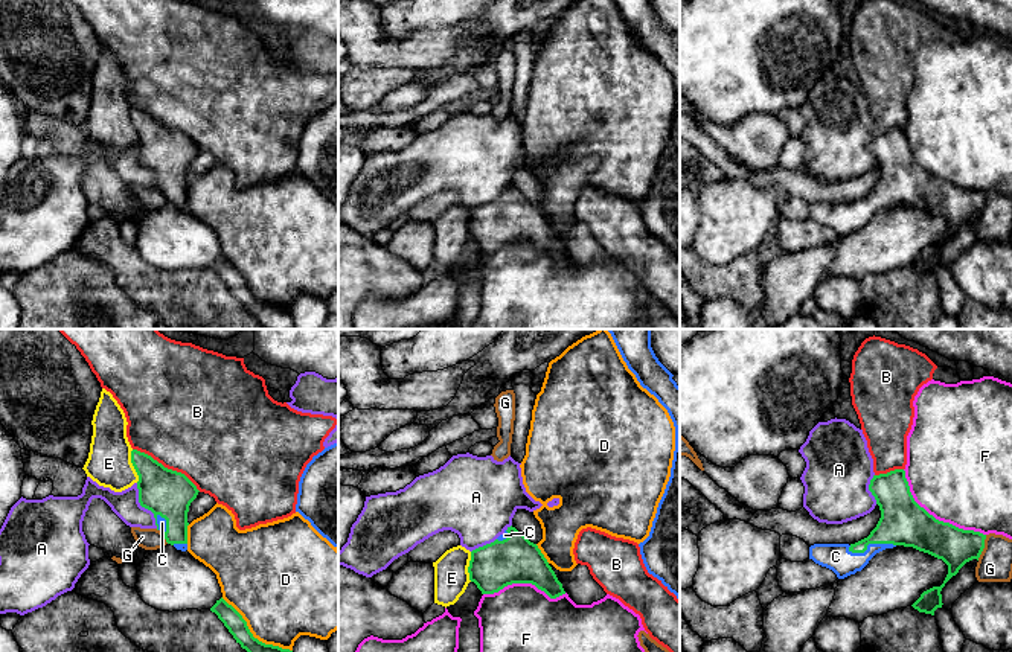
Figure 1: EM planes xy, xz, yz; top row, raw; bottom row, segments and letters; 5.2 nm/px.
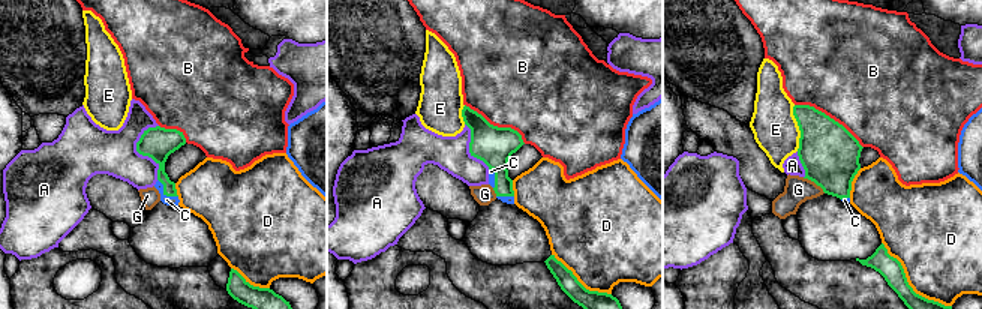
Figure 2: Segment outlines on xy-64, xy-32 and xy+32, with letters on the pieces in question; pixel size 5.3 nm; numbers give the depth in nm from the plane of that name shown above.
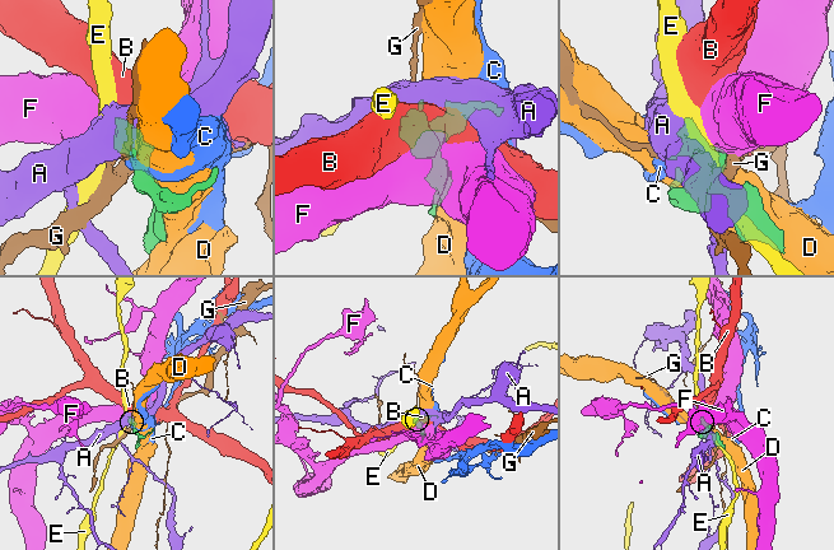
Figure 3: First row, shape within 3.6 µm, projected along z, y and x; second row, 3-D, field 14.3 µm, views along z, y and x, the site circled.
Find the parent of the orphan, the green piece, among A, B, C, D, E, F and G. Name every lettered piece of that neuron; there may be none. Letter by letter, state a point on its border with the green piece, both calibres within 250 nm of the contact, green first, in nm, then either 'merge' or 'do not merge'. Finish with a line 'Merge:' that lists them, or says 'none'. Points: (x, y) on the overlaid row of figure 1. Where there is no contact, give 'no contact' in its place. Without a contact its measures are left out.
A: contact xy (144, 506); calibres 240 and 150 nm; do not merge
B: contact xy (166, 468); calibres 240 and 480 nm; do not merge
C: contact yz (871, 543); calibres 240 and 140 nm; merge
D: contact xy (252, 636); calibres 100 and 440 nm; do not merge
E: contact xy (133, 465); calibres 240 and 240 nm; do not merge
F: contact yz (933, 517); calibres 240 and 500 nm; do not merge
G: contact yz (983, 547); calibres 200 and 180 nm; do not merge
Merge: C

